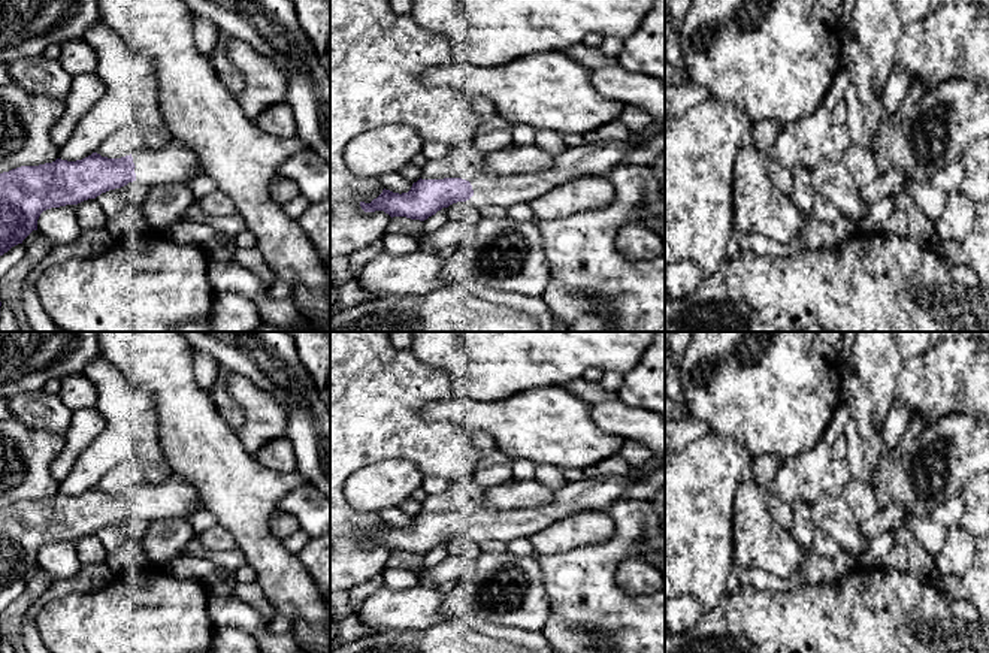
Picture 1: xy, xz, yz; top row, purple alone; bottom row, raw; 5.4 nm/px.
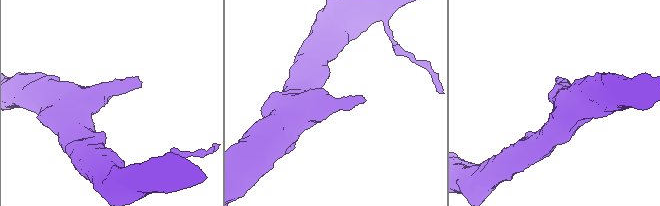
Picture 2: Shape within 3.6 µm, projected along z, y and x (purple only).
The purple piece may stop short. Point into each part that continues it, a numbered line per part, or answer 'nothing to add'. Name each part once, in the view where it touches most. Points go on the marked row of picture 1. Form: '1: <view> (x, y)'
1: xy (174, 162)

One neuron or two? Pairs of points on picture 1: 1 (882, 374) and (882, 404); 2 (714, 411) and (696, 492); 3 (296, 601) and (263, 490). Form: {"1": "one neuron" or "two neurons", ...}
{"1": "one neuron", "2": "two neurons", "3": "one neuron"}

